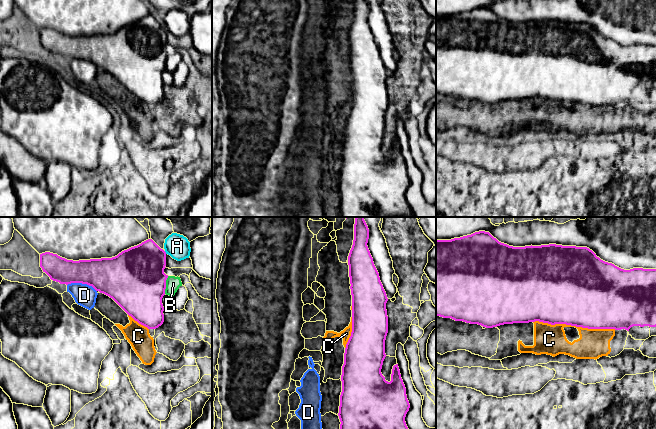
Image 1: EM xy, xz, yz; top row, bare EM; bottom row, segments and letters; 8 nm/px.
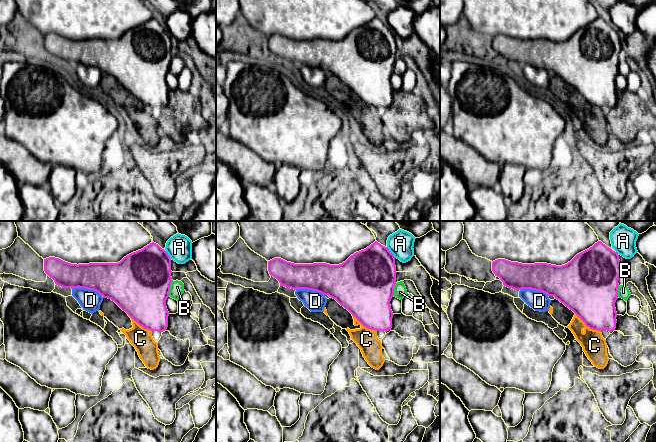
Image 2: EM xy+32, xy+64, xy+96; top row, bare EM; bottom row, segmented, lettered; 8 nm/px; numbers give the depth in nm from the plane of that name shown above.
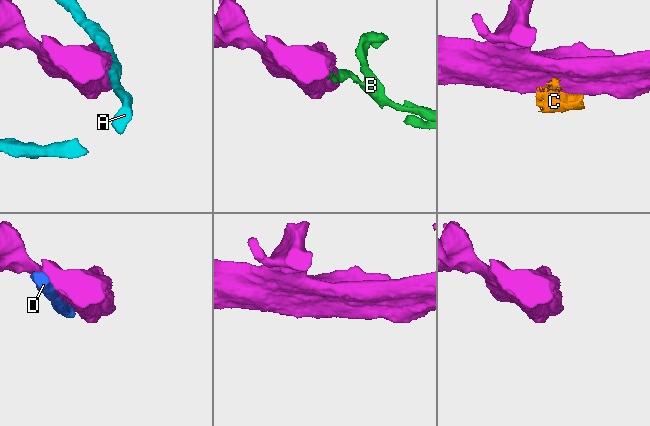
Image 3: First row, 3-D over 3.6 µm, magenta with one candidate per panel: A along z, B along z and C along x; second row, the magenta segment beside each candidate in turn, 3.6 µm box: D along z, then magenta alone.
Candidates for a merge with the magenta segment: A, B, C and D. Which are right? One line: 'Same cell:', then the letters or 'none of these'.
Same cell: none of these

